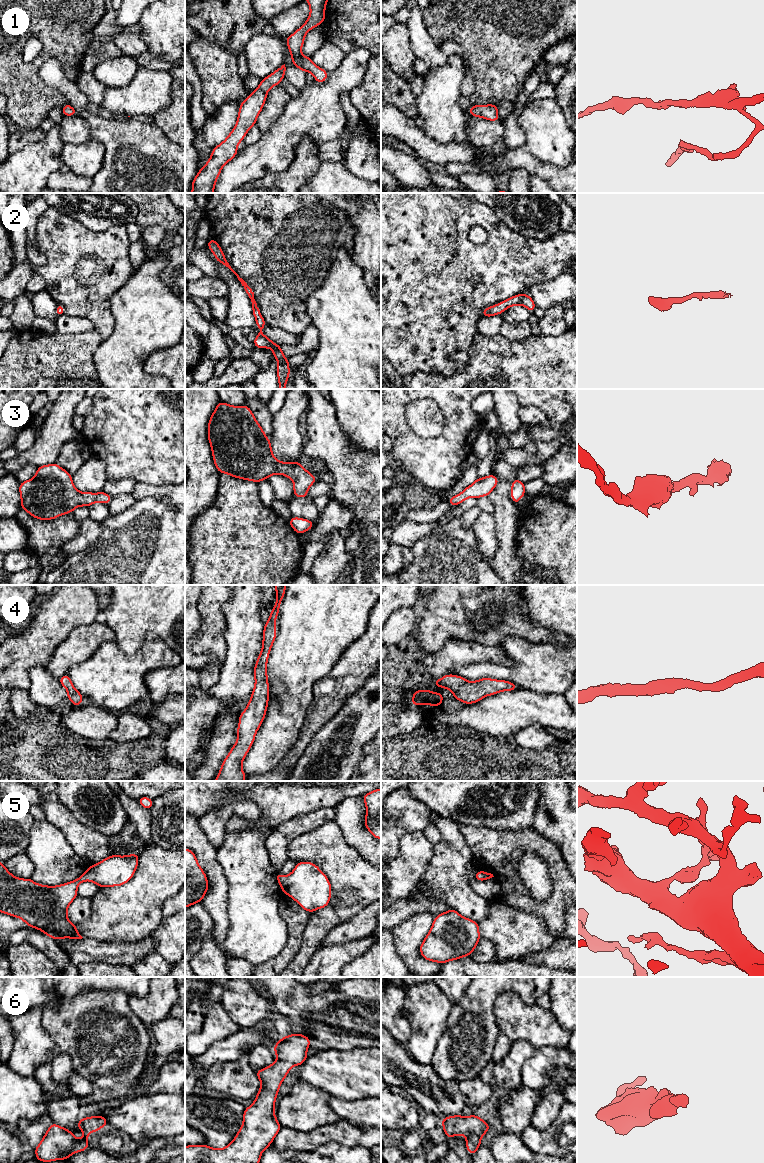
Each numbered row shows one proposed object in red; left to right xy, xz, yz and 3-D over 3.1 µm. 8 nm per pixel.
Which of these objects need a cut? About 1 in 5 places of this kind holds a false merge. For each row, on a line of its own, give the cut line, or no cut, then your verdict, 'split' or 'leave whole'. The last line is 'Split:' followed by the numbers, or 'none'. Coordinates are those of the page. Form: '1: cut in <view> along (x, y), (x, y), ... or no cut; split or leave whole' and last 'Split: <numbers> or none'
1: no cut; leave whole
2: no cut; leave whole
3: no cut; leave whole
4: no cut; leave whole
5: no cut; leave whole
6: no cut; leave whole
Split: none

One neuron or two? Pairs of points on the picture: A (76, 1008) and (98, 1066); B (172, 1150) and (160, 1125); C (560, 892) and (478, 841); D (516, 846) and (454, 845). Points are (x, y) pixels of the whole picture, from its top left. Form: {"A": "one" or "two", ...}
{"A": "one", "B": "two", "C": "one", "D": "two"}

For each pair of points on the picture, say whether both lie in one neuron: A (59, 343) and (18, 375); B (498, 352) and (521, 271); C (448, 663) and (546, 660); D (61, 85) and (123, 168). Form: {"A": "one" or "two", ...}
{"A": "one", "B": "two", "C": "two", "D": "one"}

